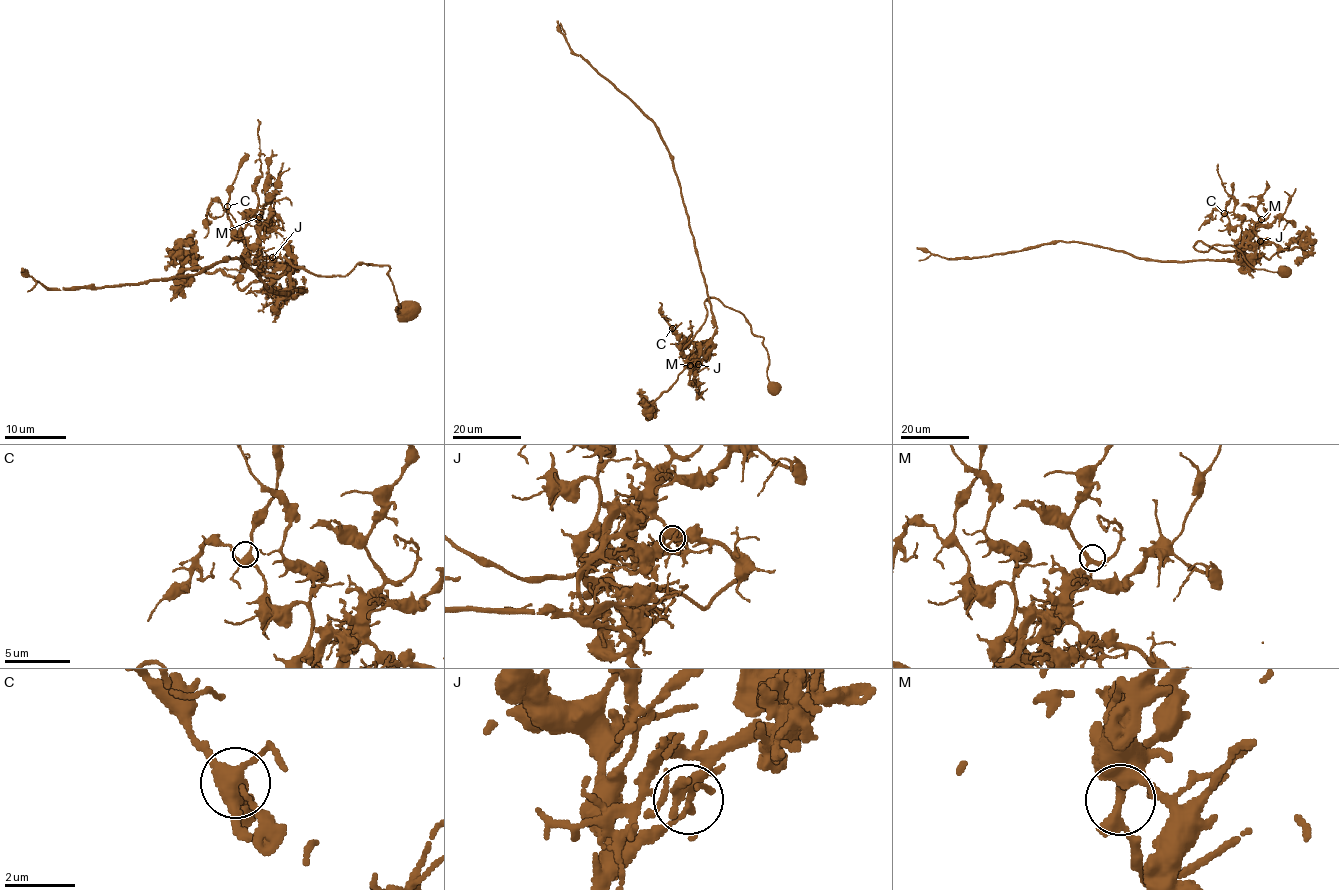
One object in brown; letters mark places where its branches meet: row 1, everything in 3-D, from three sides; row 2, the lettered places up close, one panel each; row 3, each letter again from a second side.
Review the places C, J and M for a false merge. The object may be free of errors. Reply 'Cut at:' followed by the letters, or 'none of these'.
Cut at: J

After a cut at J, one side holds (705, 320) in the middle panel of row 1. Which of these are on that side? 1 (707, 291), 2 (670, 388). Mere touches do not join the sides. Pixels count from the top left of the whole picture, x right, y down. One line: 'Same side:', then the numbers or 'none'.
Same side: none

